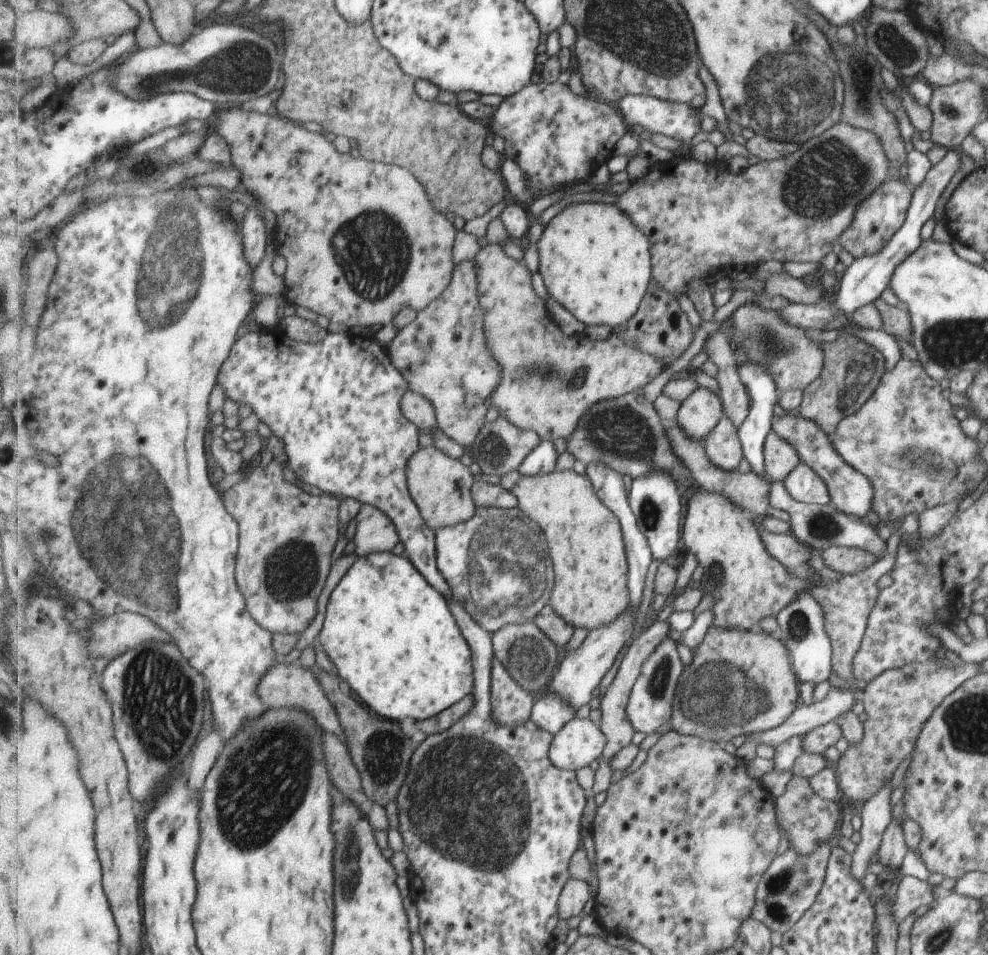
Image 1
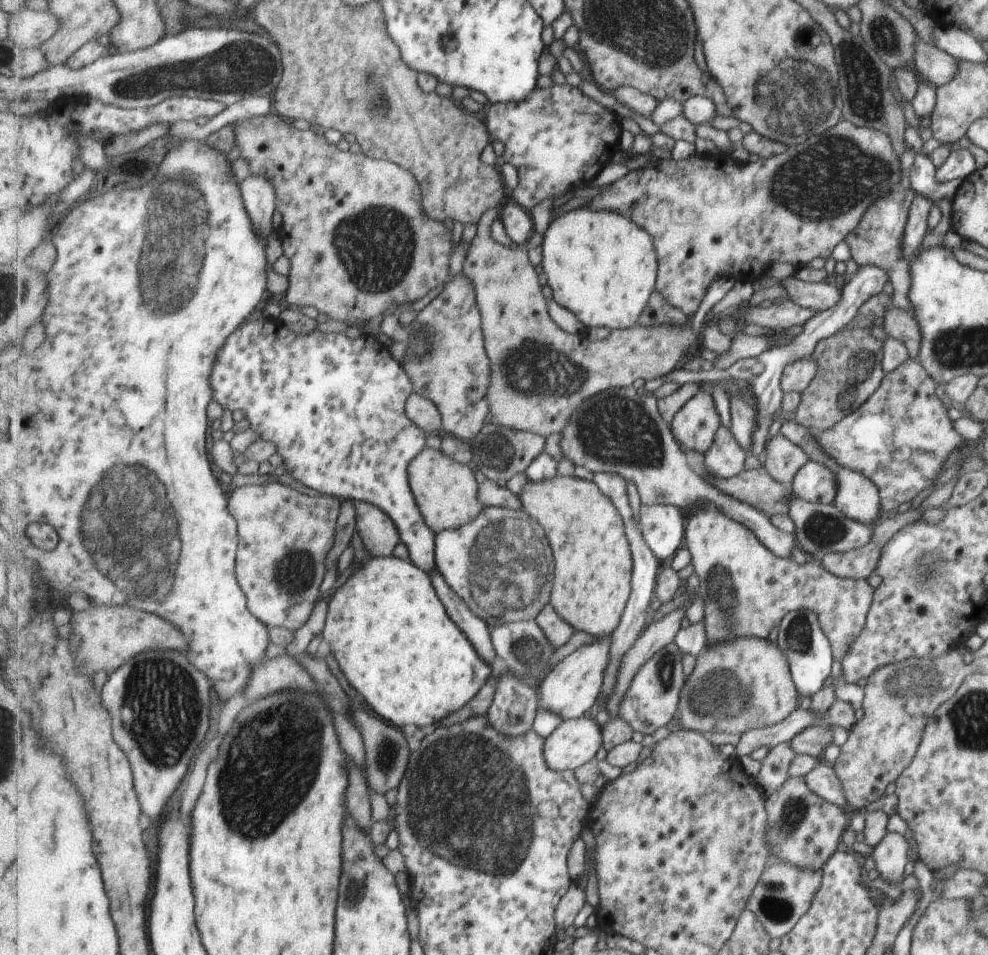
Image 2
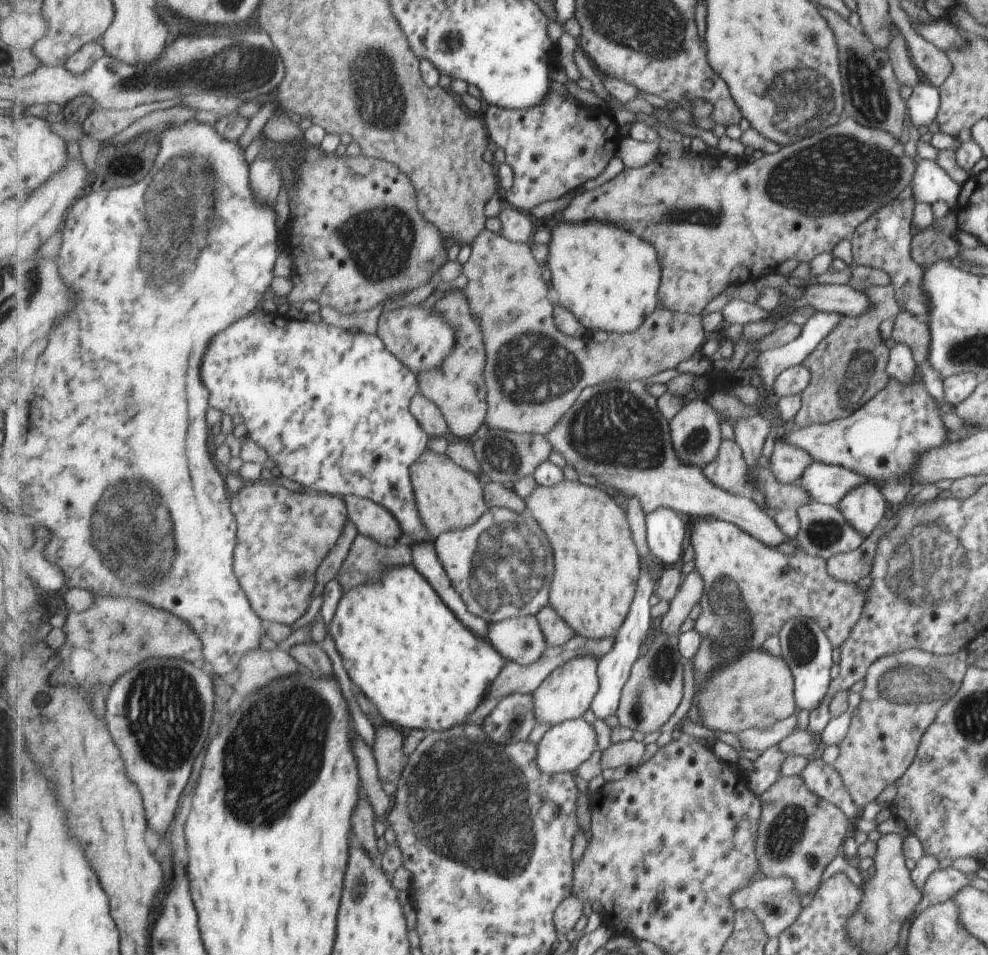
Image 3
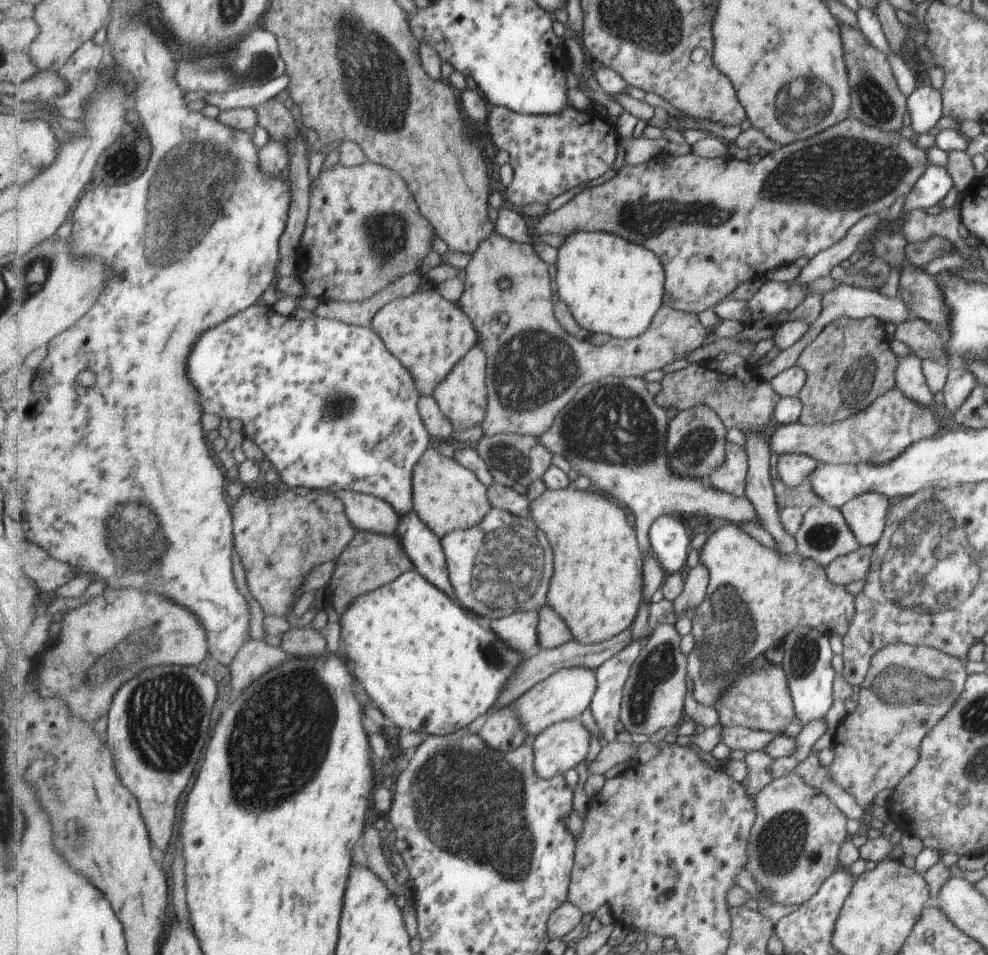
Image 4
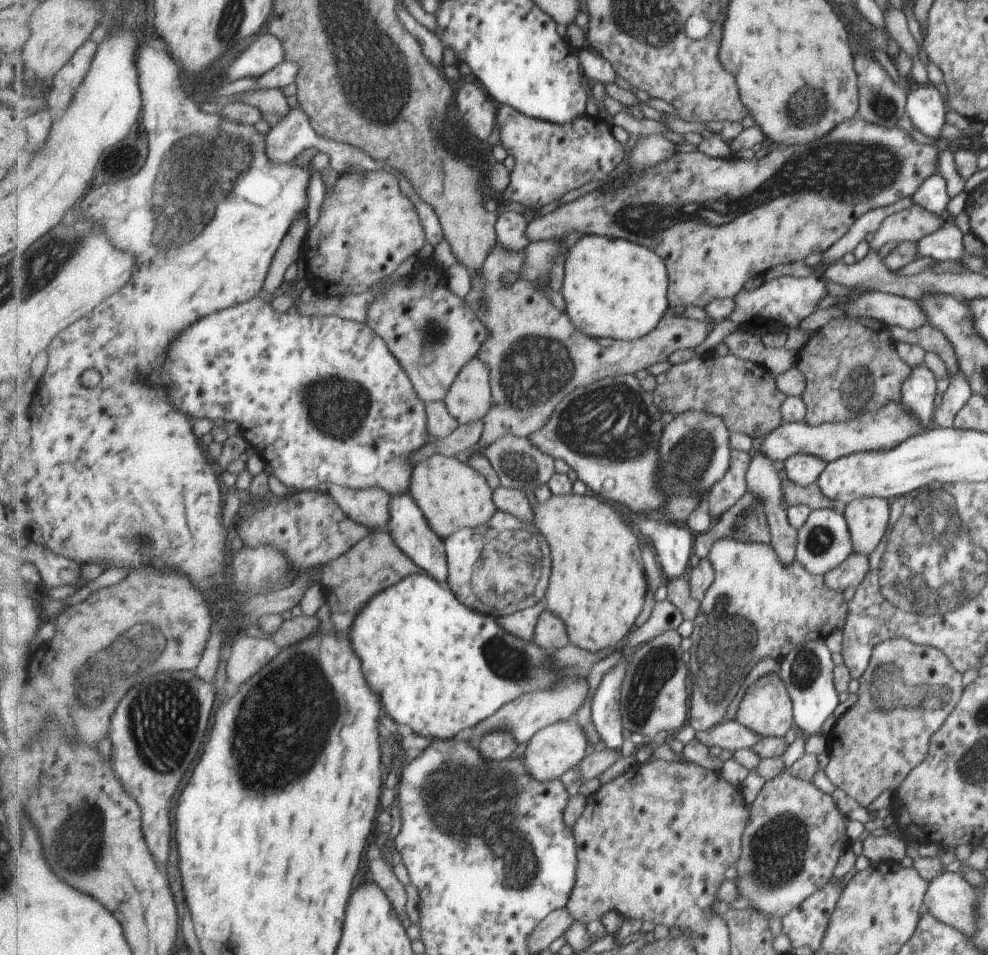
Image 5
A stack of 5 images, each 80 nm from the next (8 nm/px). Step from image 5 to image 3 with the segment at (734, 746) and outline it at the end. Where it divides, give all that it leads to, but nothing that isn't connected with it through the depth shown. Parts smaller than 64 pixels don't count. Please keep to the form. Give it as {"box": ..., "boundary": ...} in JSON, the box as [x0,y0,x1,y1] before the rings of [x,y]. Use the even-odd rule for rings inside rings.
{"box":[737,715,797,752],"boundary":[[[793,715],[764,729],[749,727],[749,730],[742,730],[737,738],[742,749],[762,752],[770,746],[777,745],[780,740],[797,730],[795,726],[797,726],[797,717]]]}

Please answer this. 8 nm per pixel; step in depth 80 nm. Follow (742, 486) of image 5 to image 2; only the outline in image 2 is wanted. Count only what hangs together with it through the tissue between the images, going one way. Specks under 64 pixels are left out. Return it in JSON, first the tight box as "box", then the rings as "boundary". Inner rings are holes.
{"box":[701,425,746,479],"boundary":[[[721,425],[716,430],[715,440],[703,453],[701,464],[703,470],[706,470],[706,476],[726,479],[743,470],[743,460],[746,455],[730,429]]]}

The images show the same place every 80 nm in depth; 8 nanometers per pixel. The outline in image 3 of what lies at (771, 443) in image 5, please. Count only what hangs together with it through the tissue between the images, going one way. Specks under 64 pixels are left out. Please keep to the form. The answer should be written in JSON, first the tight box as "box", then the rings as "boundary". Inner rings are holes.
{"box":[779,367,950,510],"boundary":[[[918,367],[914,370],[914,379],[908,383],[889,377],[879,393],[848,417],[824,425],[788,428],[779,439],[807,451],[815,462],[837,465],[868,476],[880,483],[880,493],[892,510],[901,510],[901,506],[922,488],[914,484],[911,471],[916,468],[918,457],[949,440],[950,430],[945,426],[945,418],[941,418],[941,405],[942,402],[935,401],[933,394],[929,394],[929,386],[921,381],[921,367]]]}

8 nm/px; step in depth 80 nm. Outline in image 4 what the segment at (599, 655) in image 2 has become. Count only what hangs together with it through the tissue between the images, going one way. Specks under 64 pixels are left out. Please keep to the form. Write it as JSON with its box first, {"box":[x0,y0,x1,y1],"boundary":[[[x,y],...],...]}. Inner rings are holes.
{"box":[513,666,598,736],"boundary":[[[573,666],[557,671],[553,676],[536,684],[513,703],[516,704],[516,711],[520,714],[520,719],[528,730],[528,735],[537,736],[551,725],[571,719],[579,719],[581,714],[592,705],[598,686],[597,671],[589,667]]]}

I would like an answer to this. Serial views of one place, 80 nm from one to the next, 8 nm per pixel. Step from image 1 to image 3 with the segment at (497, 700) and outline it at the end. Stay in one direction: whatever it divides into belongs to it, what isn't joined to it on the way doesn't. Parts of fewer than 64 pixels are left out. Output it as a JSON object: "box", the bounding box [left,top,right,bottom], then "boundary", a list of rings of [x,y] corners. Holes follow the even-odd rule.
{"box":[483,693,538,744],"boundary":[[[513,693],[502,698],[484,720],[483,727],[497,744],[527,741],[538,723],[534,708],[533,693]]]}

